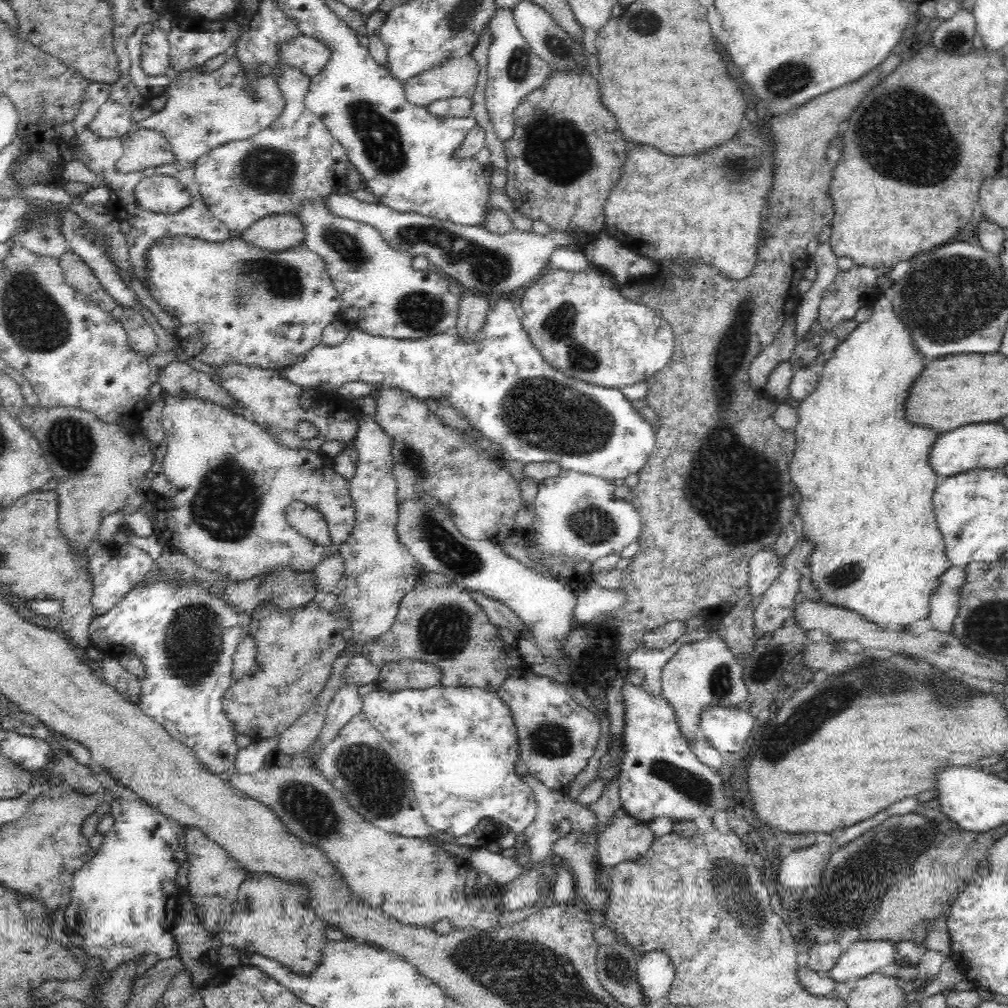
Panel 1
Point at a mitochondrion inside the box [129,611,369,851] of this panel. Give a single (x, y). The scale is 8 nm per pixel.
(314, 811)

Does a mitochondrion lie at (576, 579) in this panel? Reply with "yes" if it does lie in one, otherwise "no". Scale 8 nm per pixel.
no

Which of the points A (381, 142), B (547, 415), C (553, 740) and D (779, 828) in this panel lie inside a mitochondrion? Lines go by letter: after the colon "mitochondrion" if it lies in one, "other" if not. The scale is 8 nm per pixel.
A: mitochondrion
B: mitochondrion
C: mitochondrion
D: other

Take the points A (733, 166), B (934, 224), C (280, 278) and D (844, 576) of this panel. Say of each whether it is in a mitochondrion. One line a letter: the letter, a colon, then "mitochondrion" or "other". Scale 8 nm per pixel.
A: mitochondrion
B: other
C: mitochondrion
D: mitochondrion

